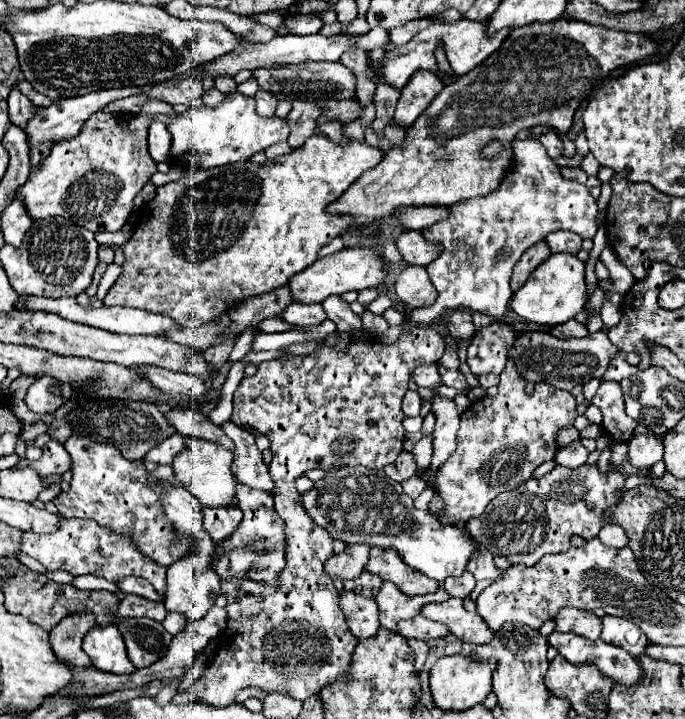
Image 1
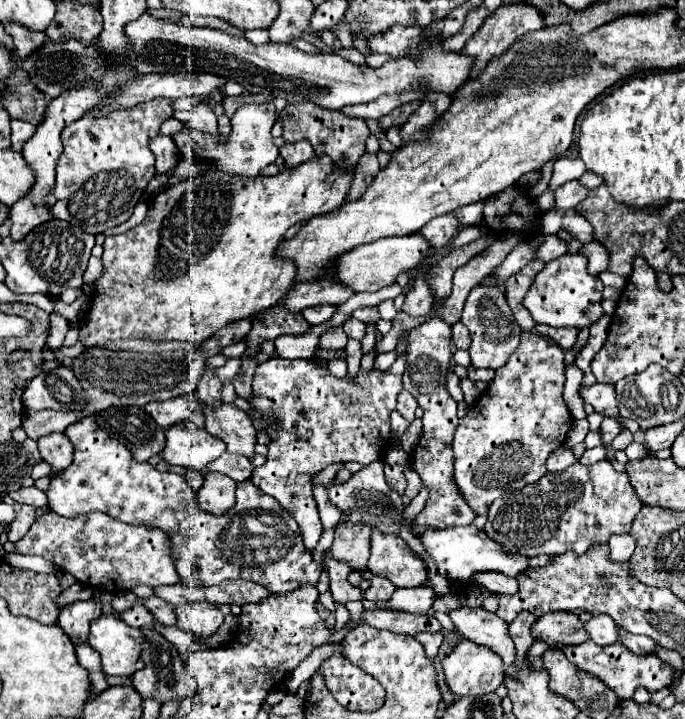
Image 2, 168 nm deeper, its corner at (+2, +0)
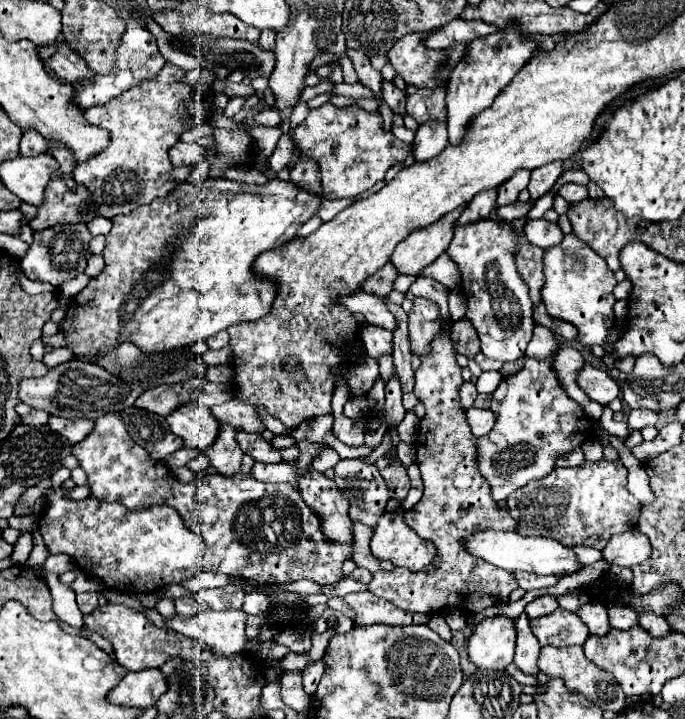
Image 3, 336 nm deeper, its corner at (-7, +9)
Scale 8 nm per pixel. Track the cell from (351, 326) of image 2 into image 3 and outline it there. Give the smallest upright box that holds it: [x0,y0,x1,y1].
[362,325,394,359]

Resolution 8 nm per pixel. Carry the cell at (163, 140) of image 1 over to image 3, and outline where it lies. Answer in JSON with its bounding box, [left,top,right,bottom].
[170,141,206,167]

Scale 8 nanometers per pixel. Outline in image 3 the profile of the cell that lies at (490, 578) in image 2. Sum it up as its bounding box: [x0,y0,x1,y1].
[514,571,556,591]

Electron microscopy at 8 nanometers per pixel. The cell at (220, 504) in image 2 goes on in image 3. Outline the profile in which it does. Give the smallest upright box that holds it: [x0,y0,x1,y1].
[204,423,244,475]

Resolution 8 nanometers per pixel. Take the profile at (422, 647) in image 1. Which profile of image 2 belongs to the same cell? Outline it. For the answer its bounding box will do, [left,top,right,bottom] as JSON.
[415,632,443,660]

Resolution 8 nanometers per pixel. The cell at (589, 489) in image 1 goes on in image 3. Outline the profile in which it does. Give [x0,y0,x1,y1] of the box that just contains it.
[508,461,640,549]

